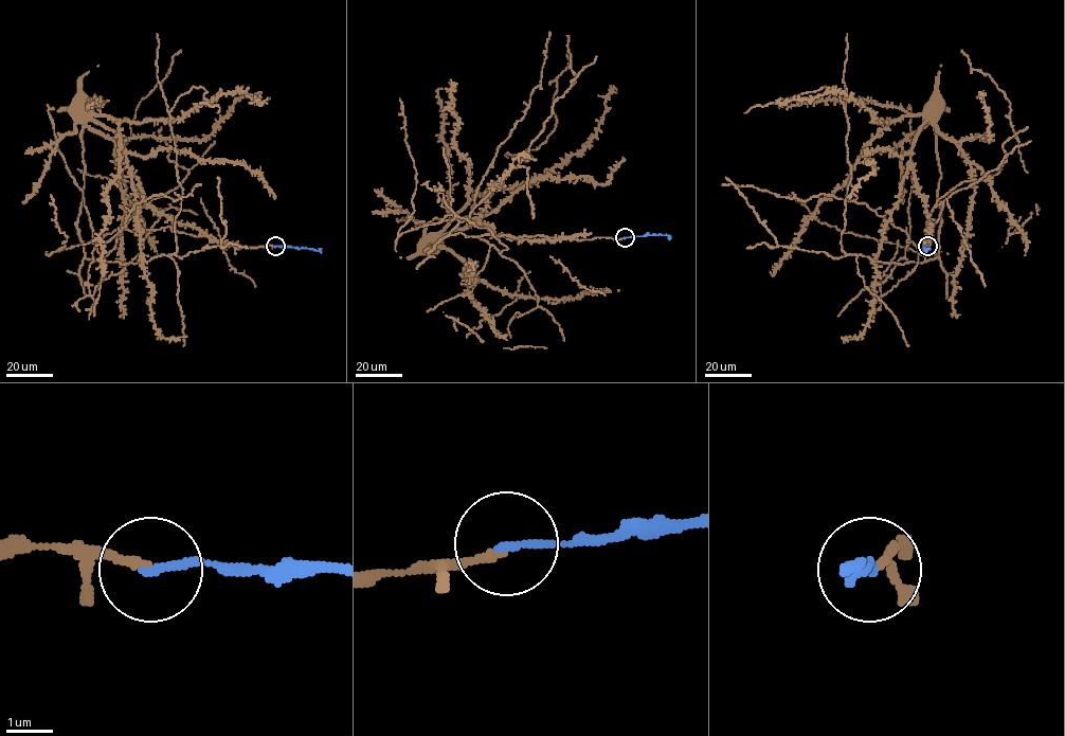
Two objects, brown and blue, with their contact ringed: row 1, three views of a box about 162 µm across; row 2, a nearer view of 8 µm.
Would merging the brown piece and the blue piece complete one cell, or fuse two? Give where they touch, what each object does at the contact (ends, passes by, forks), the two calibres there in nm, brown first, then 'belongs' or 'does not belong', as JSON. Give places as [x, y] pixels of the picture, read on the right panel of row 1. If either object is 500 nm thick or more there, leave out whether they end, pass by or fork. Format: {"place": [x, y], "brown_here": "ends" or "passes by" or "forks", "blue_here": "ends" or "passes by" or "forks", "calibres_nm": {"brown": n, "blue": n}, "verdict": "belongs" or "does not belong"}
{"place": [927, 246], "brown_here": "ends", "blue_here": "ends", "calibres_nm": {"brown": 160, "blue": 170}, "verdict": "belongs"}

